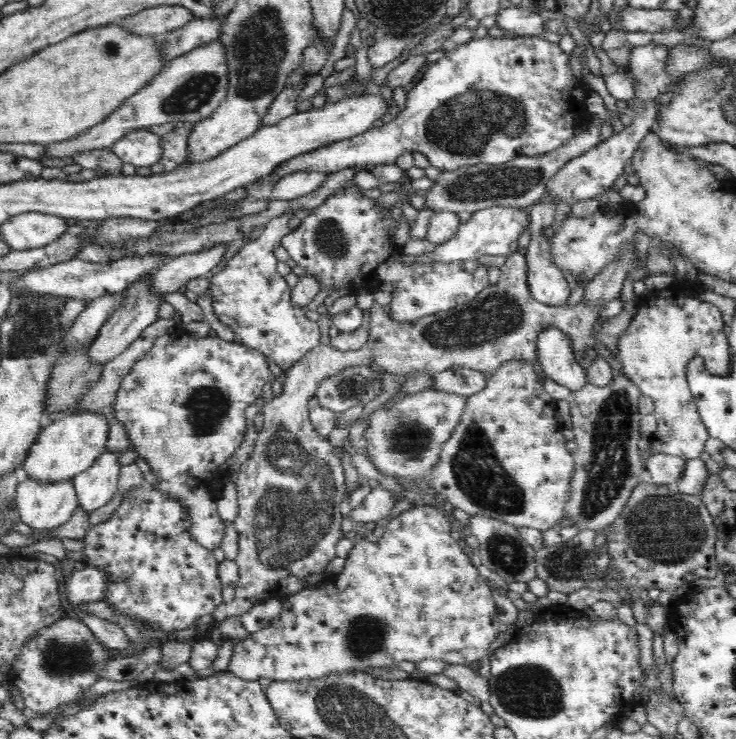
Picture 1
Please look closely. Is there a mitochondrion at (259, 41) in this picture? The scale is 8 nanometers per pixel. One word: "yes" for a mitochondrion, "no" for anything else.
yes

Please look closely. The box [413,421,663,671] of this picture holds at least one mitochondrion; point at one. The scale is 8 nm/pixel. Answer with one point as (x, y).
(478, 474)

